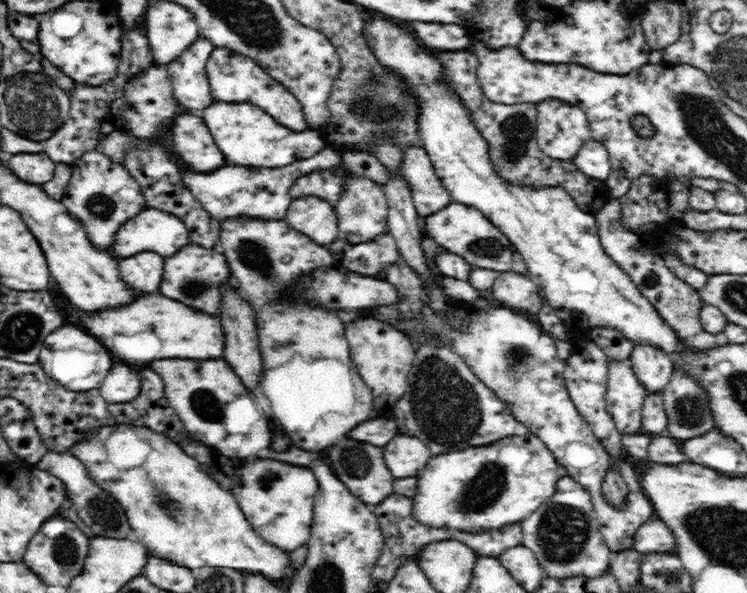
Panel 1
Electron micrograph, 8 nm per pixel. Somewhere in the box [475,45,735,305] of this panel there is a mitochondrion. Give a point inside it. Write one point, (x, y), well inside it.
(515, 131)

